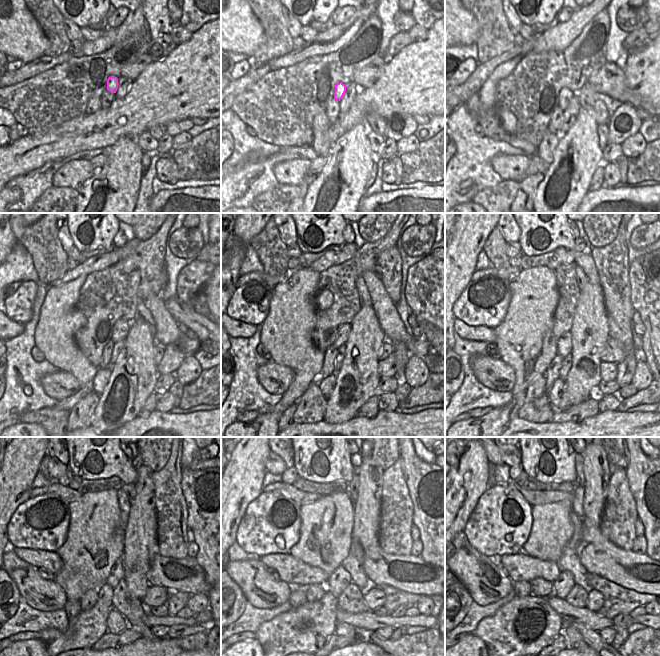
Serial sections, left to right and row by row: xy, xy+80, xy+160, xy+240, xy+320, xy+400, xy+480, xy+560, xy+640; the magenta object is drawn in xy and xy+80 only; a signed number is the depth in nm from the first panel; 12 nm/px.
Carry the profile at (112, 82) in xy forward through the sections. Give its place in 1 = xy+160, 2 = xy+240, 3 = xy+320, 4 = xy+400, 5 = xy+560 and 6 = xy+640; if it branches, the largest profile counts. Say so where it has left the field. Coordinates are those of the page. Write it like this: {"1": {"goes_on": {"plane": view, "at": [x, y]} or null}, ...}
{"1": {"goes_on": {"plane": "xy+160", "at": [565, 94]}}, "2": {"goes_on": {"plane": "xy+240", "at": [121, 327]}}, "3": {"goes_on": {"plane": "xy+320", "at": [341, 338]}}, "4": {"goes_on": {"plane": "xy+400", "at": [564, 348]}}, "5": {"goes_on": {"plane": "xy+560", "at": [339, 580]}}, "6": {"goes_on": {"plane": "xy+640", "at": [565, 582]}}}

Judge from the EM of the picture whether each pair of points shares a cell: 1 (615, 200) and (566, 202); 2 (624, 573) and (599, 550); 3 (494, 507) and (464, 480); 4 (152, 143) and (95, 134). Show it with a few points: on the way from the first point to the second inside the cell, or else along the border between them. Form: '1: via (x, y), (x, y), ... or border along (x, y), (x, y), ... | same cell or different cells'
1: border along (588, 191), (580, 202) | different cells
2: via (618, 567), (605, 556) | same cell
3: border along (489, 487), (481, 495), (469, 516) | different cells
4: border along (148, 130), (136, 137) | different cells

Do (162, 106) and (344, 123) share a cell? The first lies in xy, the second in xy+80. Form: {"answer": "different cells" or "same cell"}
{"answer": "same cell"}

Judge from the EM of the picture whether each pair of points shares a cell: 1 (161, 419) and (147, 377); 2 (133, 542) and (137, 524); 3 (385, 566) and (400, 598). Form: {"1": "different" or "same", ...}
{"1": "different", "2": "same", "3": "different"}

